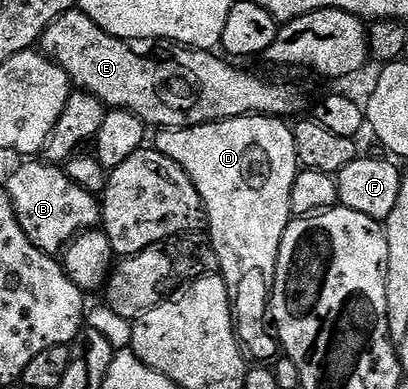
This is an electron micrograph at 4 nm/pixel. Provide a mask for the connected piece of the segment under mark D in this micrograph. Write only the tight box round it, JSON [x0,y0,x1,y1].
[156,116,299,361]

